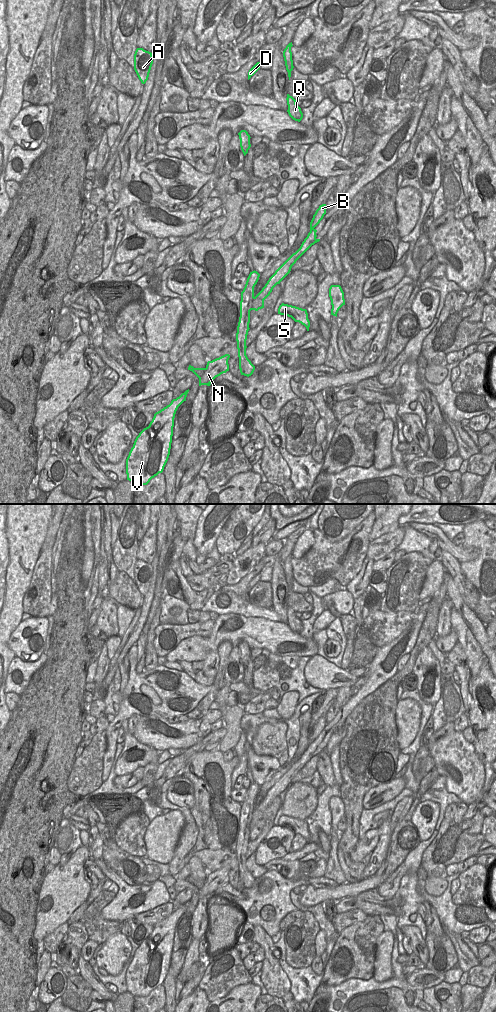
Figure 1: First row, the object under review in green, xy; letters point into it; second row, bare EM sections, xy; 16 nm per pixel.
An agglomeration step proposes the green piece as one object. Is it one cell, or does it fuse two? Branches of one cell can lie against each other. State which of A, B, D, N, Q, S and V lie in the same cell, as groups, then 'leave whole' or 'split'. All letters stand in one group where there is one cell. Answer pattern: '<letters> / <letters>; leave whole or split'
A D N S V / B Q; split

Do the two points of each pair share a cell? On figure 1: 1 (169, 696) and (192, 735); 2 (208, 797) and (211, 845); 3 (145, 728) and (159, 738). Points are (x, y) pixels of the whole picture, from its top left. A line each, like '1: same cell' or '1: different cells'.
1: different cells
2: same cell
3: same cell

